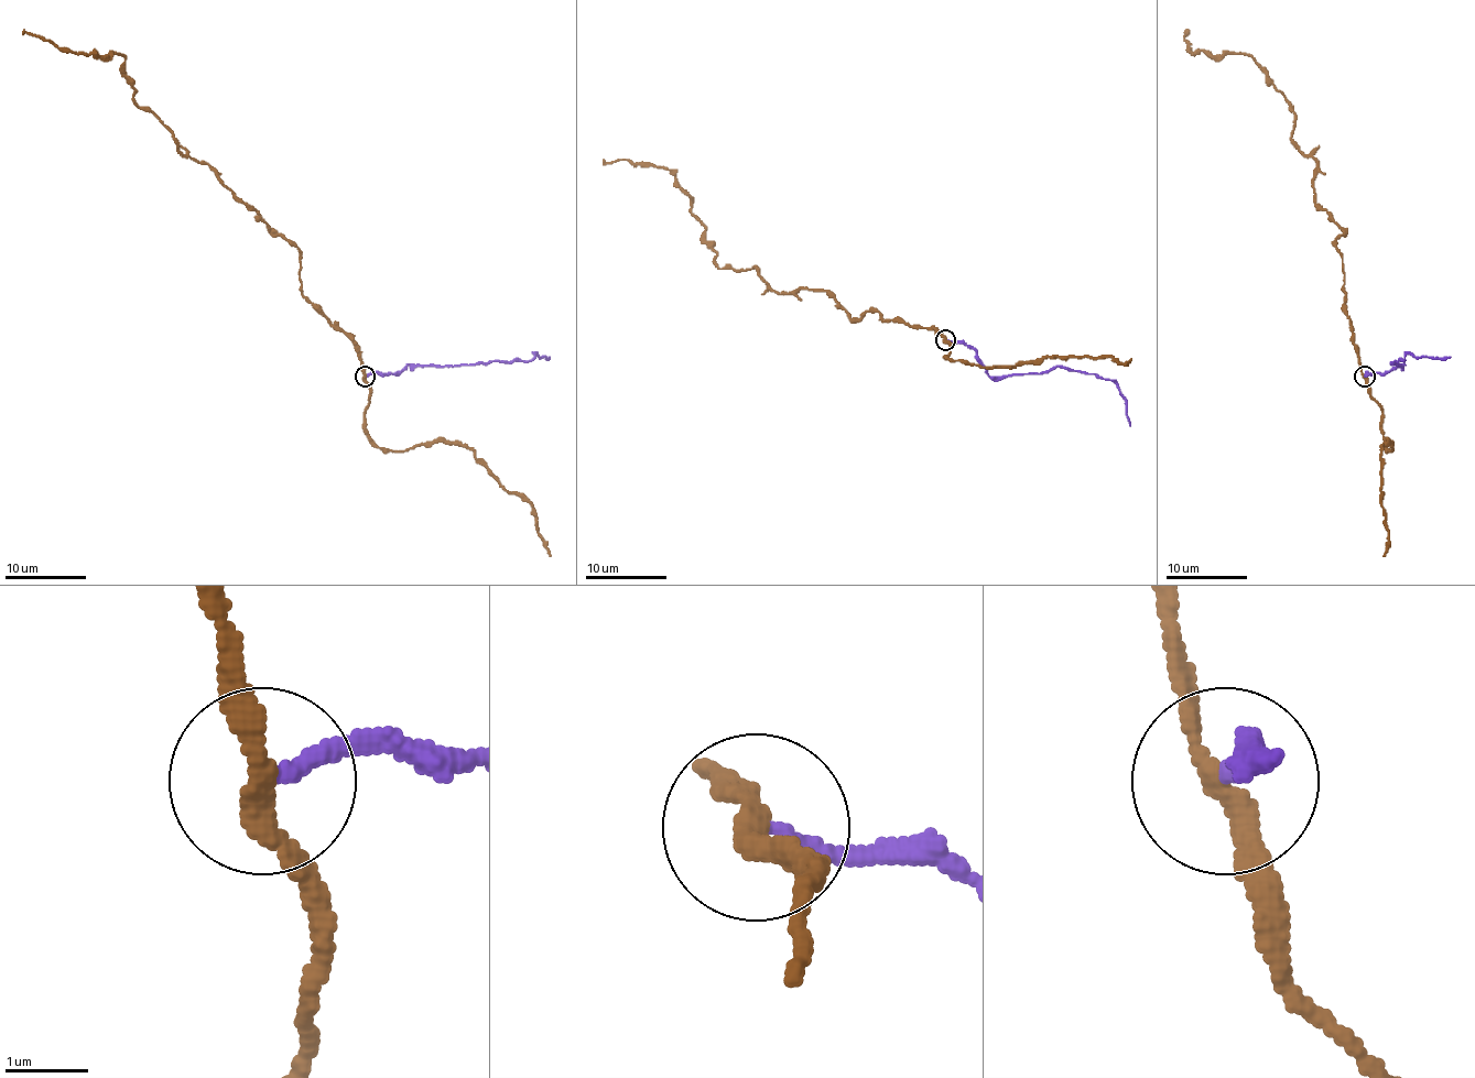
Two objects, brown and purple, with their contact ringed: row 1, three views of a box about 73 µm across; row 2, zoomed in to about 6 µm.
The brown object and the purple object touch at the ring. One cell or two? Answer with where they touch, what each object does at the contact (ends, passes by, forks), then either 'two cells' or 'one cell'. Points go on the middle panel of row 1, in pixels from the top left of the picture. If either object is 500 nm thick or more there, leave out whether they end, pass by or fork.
at (945, 340); brown passes by; purple ends there; two cells

